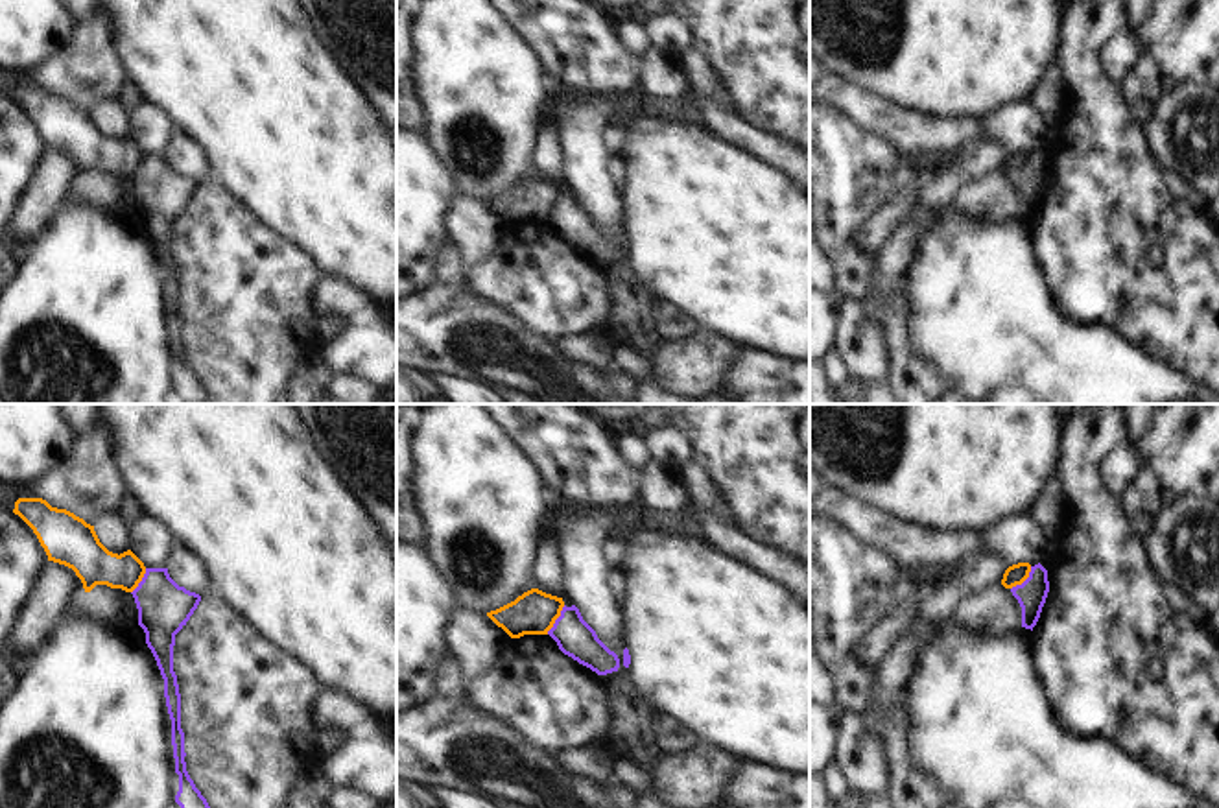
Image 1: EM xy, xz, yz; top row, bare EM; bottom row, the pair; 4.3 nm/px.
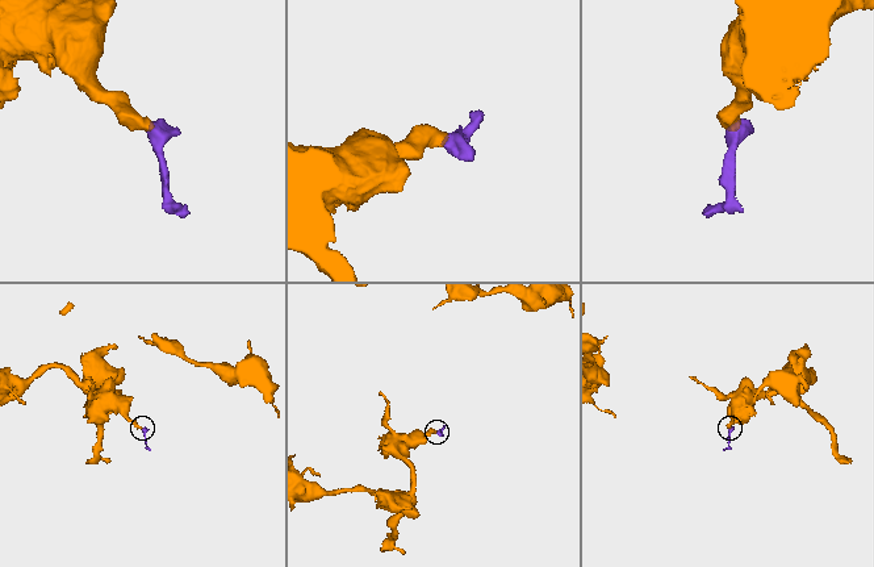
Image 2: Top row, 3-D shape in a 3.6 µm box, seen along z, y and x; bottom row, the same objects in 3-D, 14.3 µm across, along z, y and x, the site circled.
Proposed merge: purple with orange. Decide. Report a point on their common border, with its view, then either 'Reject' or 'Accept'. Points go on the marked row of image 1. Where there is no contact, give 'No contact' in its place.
Touches purple at xz (556, 620). Reject

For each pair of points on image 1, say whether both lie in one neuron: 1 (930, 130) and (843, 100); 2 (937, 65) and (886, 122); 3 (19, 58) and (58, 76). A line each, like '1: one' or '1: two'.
1: one
2: two
3: two

